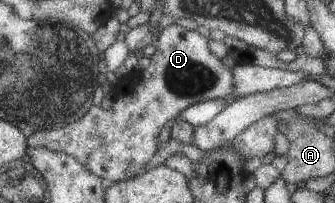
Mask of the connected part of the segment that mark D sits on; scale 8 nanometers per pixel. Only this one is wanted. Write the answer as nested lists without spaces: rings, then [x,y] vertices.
[[[175,23],[159,31],[158,35],[158,41],[154,42],[155,51],[147,68],[135,69],[129,73],[120,72],[120,80],[113,86],[114,104],[111,108],[103,110],[93,104],[76,122],[61,125],[60,128],[34,130],[27,137],[29,148],[48,148],[64,152],[68,156],[76,156],[76,160],[80,160],[80,164],[84,164],[88,172],[100,176],[106,183],[130,180],[148,164],[160,147],[160,131],[166,126],[167,121],[198,102],[222,98],[228,105],[231,102],[230,96],[238,99],[232,90],[232,71],[222,63],[222,59],[212,54],[208,48],[209,38],[198,31],[188,31]]]

